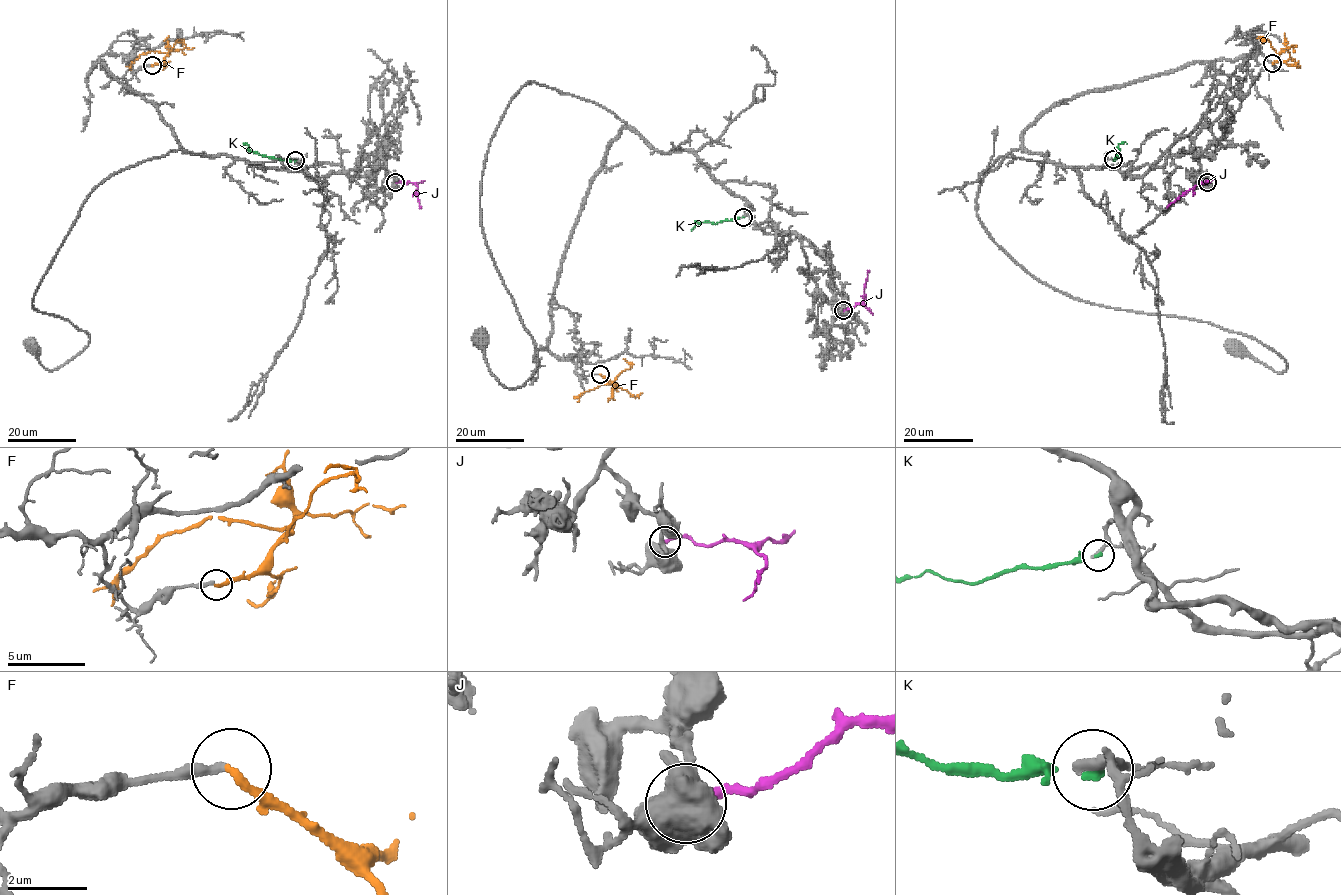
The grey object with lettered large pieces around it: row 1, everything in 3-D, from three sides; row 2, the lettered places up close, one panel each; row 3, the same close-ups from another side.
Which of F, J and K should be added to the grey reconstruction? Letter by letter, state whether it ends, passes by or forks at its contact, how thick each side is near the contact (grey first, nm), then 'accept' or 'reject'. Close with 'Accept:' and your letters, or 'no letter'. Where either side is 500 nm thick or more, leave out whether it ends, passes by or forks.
F: it ends | 280/240 nm | reject
J: 850/240 nm | reject
K: it ends | 200/200 nm | reject
Accept: no letter

